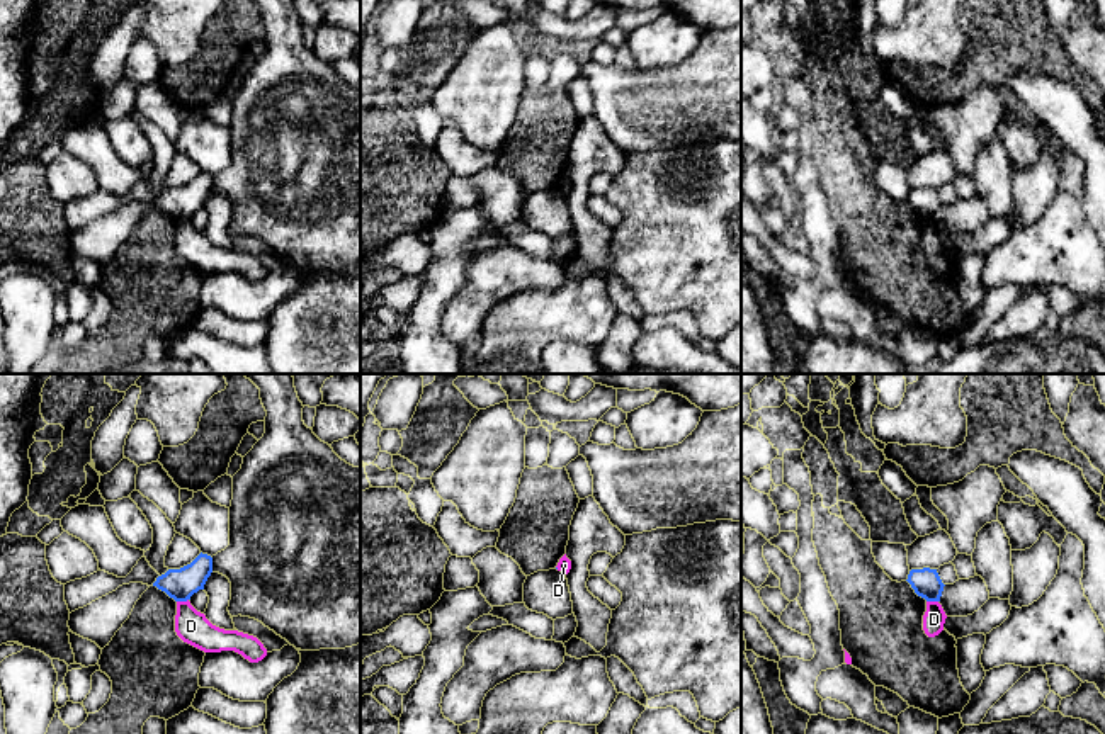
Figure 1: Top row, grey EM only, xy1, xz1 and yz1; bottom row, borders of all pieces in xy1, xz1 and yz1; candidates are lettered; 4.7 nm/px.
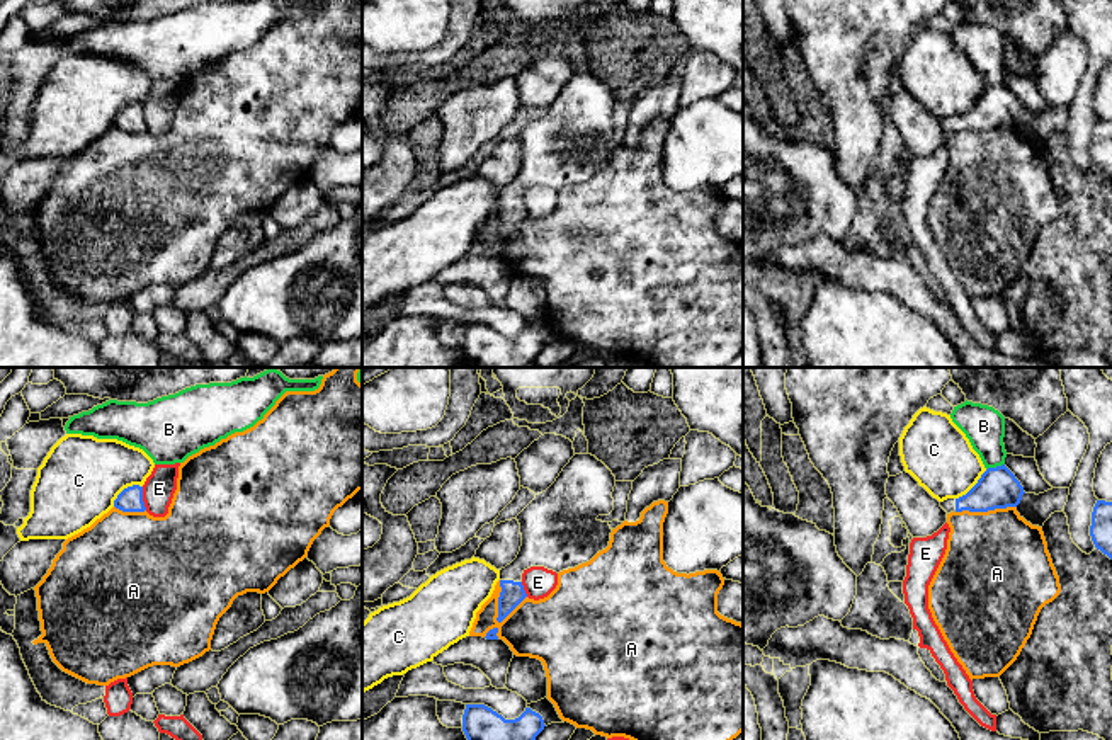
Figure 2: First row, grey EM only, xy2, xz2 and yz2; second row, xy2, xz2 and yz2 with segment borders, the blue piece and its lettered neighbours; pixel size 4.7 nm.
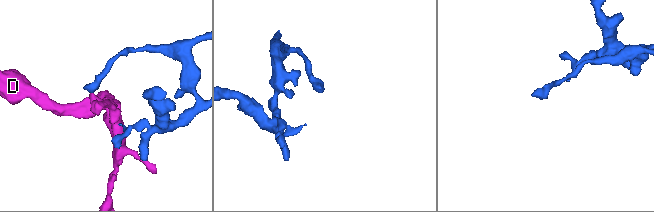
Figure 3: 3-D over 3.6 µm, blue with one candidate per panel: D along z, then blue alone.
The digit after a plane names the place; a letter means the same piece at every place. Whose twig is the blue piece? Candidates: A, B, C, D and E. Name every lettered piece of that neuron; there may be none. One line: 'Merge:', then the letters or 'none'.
Merge: none

